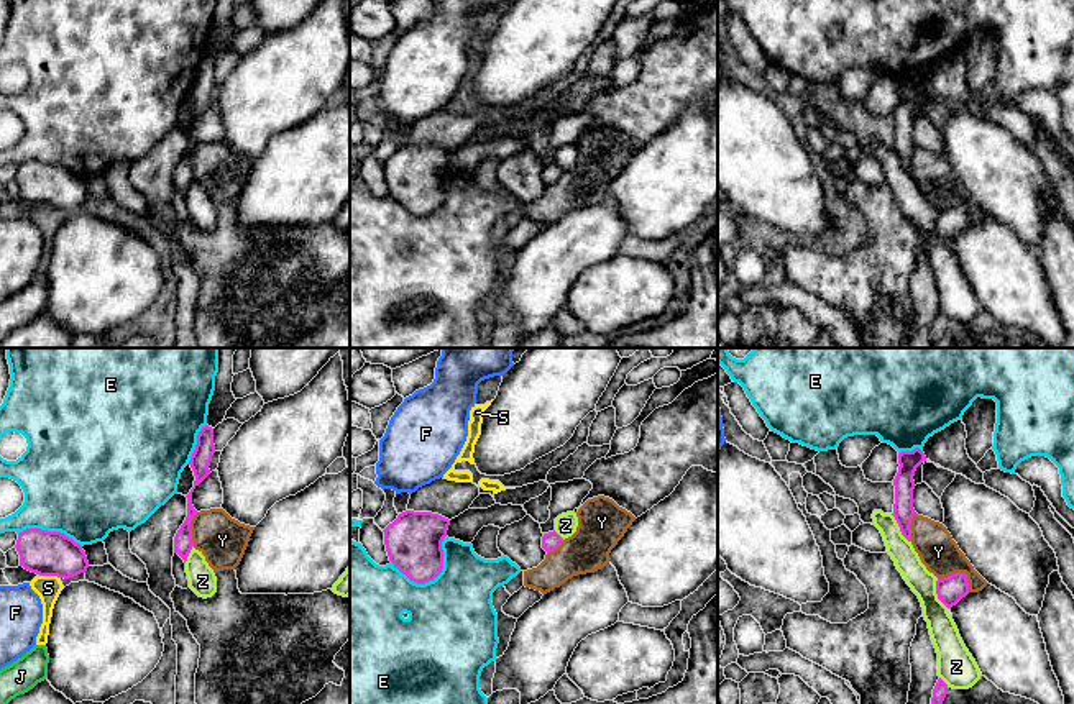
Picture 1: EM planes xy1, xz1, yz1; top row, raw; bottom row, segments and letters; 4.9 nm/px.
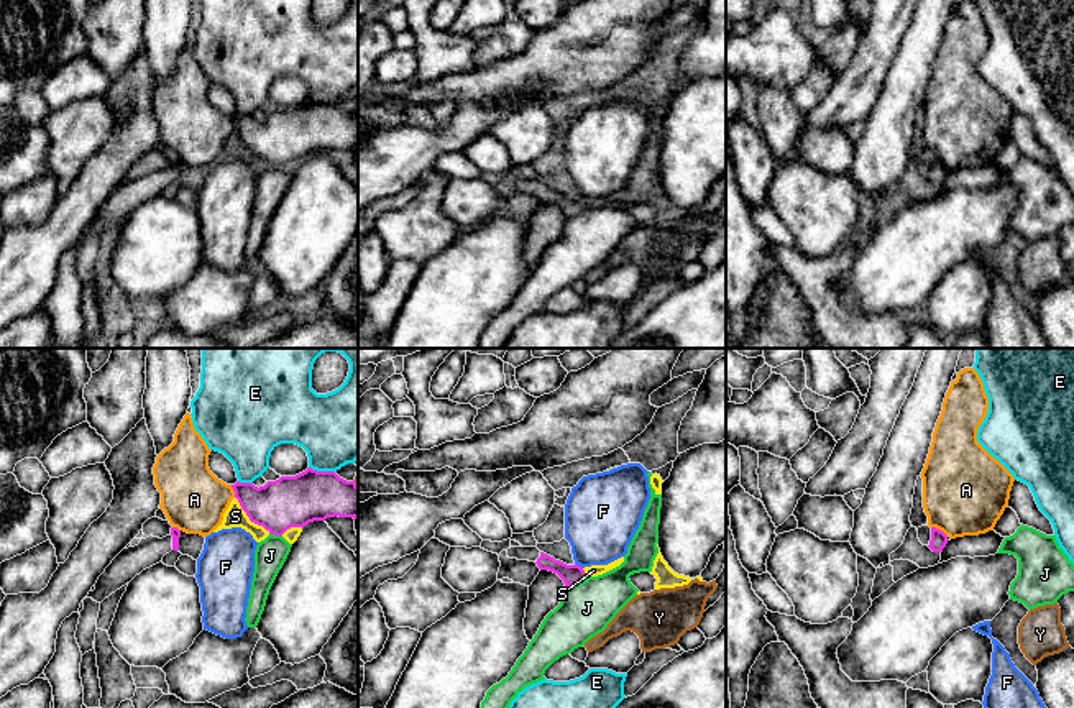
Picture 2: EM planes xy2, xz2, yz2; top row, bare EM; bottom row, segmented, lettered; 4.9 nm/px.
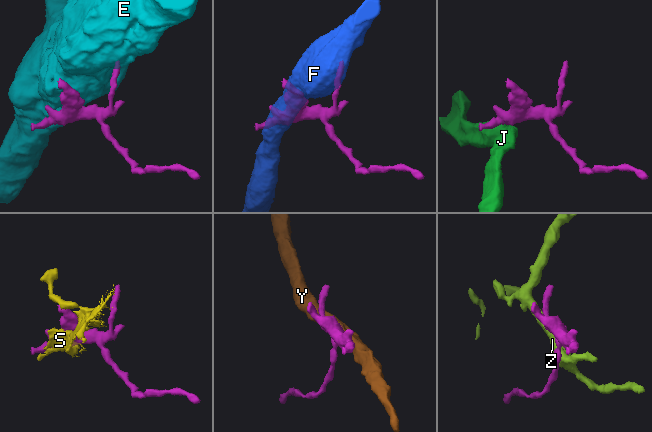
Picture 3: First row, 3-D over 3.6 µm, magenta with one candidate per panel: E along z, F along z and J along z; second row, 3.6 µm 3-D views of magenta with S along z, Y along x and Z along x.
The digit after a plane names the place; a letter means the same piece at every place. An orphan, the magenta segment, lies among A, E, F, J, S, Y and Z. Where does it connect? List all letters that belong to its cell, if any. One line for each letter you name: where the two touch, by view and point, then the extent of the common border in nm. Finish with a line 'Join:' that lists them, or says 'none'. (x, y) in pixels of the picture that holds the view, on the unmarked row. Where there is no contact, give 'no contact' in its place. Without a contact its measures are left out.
Join: none

